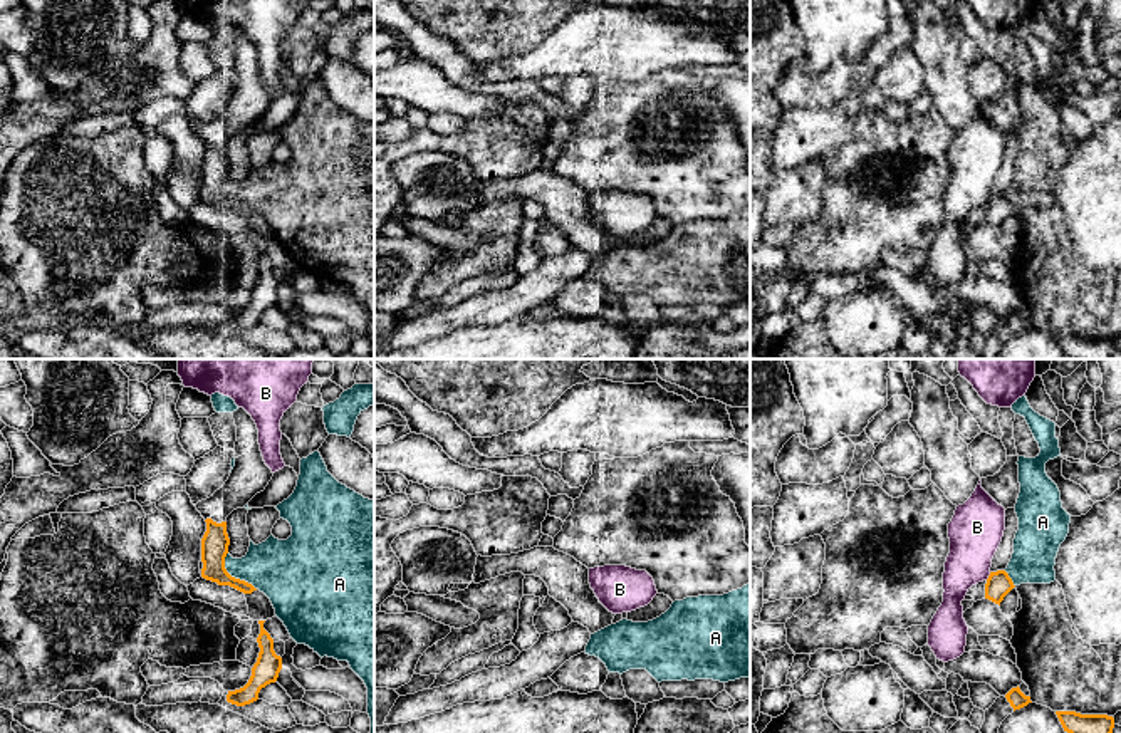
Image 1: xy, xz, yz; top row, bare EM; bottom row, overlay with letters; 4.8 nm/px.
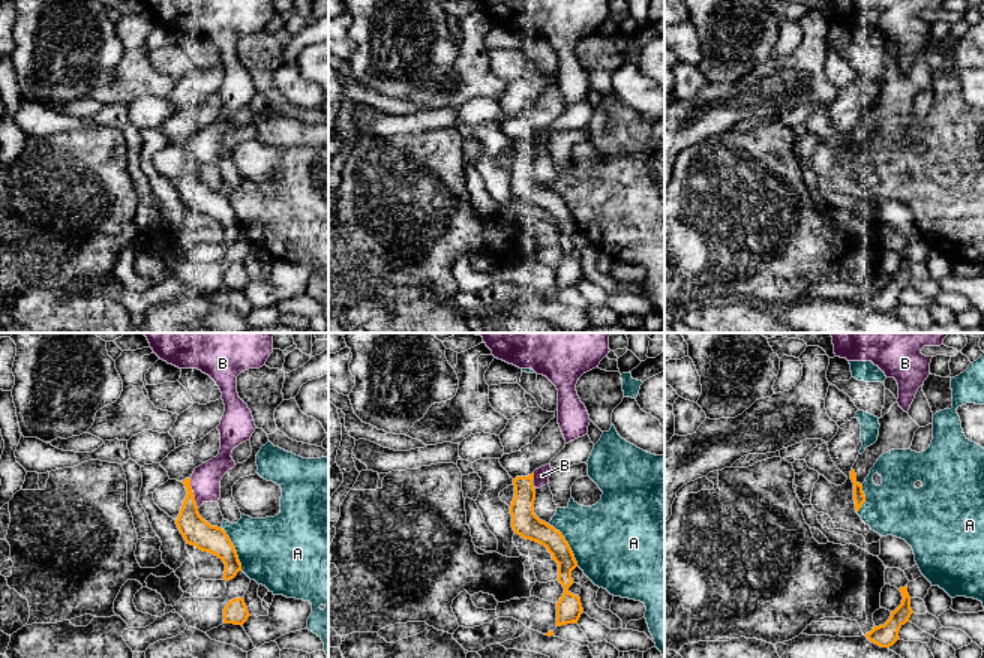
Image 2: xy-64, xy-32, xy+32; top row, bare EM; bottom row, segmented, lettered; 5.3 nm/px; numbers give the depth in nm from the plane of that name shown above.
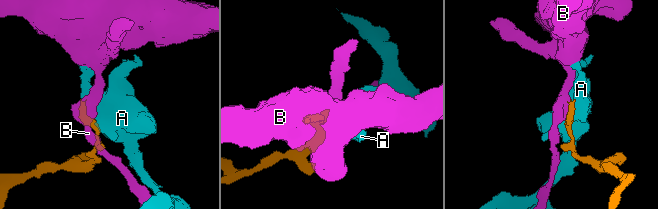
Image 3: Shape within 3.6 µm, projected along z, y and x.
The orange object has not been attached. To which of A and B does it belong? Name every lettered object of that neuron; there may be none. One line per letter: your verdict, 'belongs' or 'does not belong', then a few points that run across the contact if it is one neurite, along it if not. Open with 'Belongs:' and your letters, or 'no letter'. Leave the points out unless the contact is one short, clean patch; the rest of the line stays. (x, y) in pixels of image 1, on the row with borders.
Belongs: no letter
A: does not belong
B: does not belong

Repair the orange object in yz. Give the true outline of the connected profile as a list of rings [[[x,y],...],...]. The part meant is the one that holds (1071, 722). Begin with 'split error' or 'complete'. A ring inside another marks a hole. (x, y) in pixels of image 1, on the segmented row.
complete; [[[1056,711],[1067,733],[1113,733],[1114,718],[1108,715],[1081,715],[1076,711]]]

